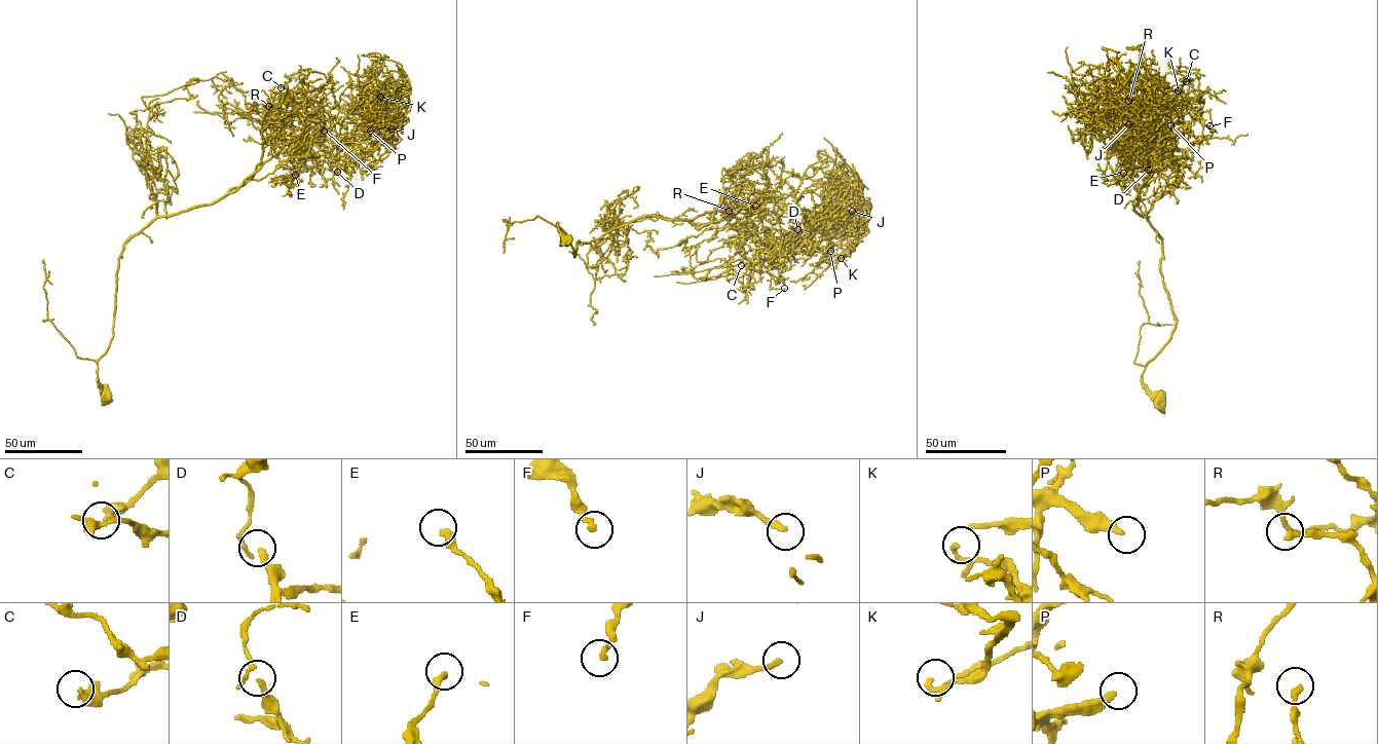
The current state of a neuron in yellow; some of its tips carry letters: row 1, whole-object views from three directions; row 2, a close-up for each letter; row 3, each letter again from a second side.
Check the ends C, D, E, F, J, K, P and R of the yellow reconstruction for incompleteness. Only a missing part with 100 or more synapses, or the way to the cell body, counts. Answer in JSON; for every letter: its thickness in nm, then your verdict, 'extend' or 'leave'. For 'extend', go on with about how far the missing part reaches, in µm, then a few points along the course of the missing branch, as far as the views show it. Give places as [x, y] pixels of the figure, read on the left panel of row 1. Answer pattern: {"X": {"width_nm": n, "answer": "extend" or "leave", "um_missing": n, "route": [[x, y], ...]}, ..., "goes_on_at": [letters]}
{"C": {"width_nm": 400, "answer": "leave"}, "D": {"width_nm": 140, "answer": "leave"}, "E": {"width_nm": 280, "answer": "leave"}, "F": {"width_nm": 200, "answer": "leave"}, "J": {"width_nm": 200, "answer": "leave"}, "K": {"width_nm": 130, "answer": "leave"}, "P": {"width_nm": 320, "answer": "leave"}, "R": {"width_nm": 220, "answer": "leave"}, "goes_on_at": []}

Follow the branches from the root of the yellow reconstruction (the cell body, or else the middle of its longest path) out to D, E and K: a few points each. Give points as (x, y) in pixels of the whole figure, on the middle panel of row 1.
D: (565, 240), (557, 223), (574, 256), (645, 216), (714, 211), (769, 247), (805, 230), (799, 248), (797, 229)
E: (565, 240), (557, 223), (574, 256), (579, 240), (645, 216), (700, 228), (750, 214), (737, 200), (755, 206)
K: (565, 240), (557, 223), (574, 256), (645, 216), (723, 211), (774, 251), (835, 225), (841, 258)

